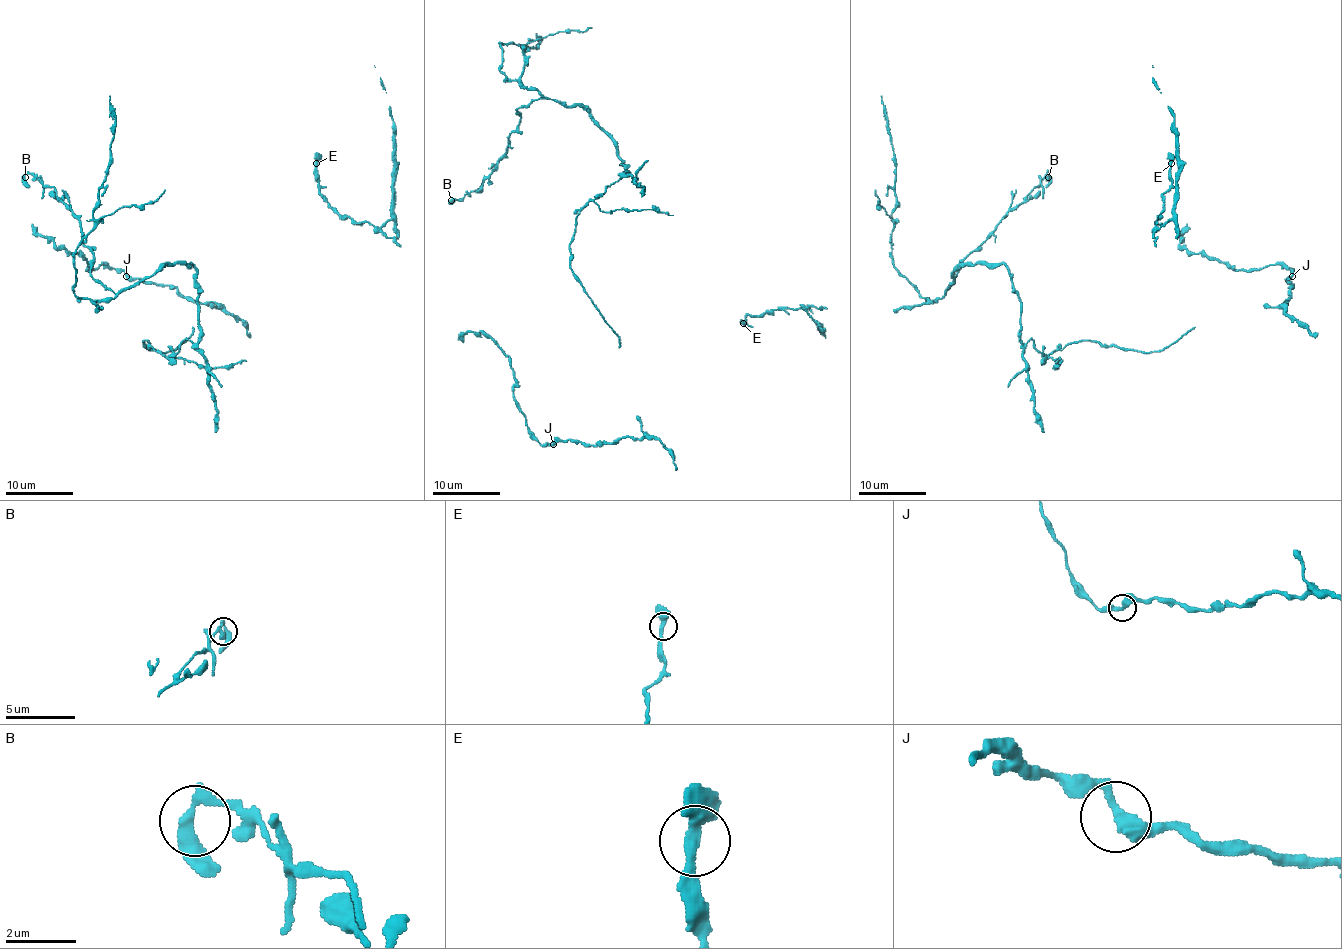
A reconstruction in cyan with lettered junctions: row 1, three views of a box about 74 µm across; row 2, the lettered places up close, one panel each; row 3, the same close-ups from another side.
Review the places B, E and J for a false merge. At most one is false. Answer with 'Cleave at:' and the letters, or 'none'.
Cleave at: none

